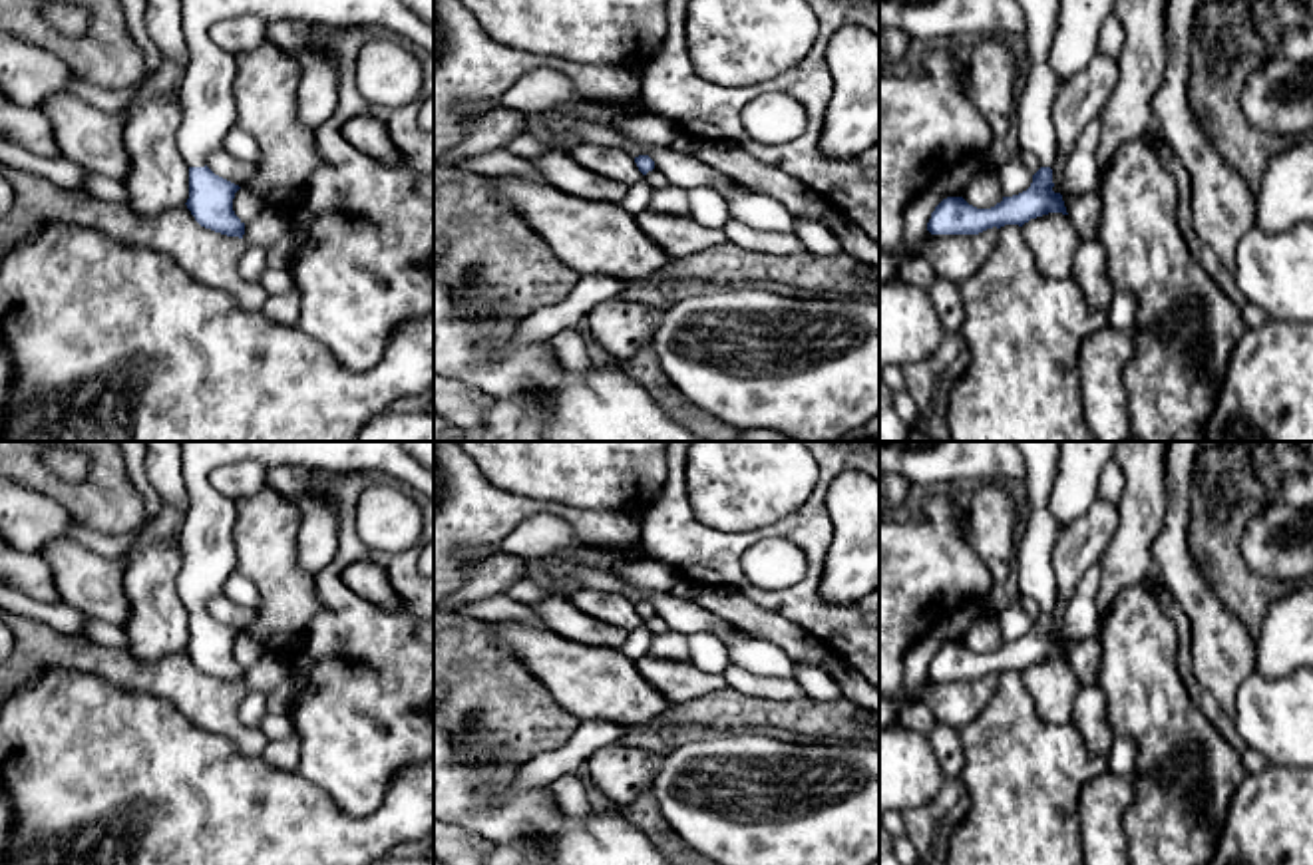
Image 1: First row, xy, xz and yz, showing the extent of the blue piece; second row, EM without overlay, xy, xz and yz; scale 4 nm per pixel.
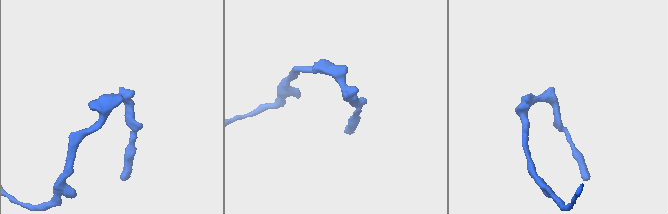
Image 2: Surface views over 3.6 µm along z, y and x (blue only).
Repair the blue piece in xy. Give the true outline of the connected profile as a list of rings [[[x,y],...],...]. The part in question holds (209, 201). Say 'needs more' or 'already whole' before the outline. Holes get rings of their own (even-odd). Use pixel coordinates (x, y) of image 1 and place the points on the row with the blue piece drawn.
needs more | [[[181,0],[189,50],[179,89],[183,117],[177,129],[177,147],[189,165],[185,205],[201,227],[239,239],[245,235],[245,223],[235,215],[233,199],[241,187],[215,175],[205,163],[239,121],[233,91],[235,56],[221,50],[209,30],[219,20],[247,14],[320,28],[370,26],[434,54],[434,26],[414,16],[400,0]]]

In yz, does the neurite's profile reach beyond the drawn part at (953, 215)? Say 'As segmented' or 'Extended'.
Extended

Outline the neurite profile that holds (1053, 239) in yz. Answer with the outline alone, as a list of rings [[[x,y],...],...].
[[[1048,213],[1031,219],[1021,231],[1042,276],[1070,276],[1080,239],[1068,215]]]

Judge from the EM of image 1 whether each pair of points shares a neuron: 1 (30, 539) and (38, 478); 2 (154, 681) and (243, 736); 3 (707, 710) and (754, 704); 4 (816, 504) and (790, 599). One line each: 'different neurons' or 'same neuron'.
1: different neurons
2: same neuron
3: same neuron
4: same neuron

